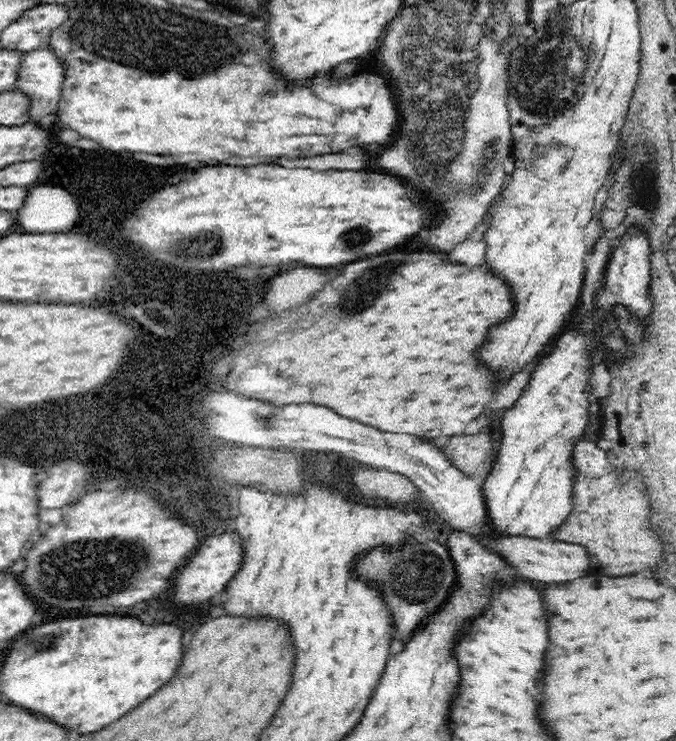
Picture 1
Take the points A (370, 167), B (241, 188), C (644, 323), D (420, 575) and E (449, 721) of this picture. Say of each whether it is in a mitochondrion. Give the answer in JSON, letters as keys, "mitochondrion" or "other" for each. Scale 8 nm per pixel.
{"A":"other","B":"other","C":"other","D":"mitochondrion","E":"other"}

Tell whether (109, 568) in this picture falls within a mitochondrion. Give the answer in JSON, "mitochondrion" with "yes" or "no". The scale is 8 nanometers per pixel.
{"mitochondrion":"yes"}

